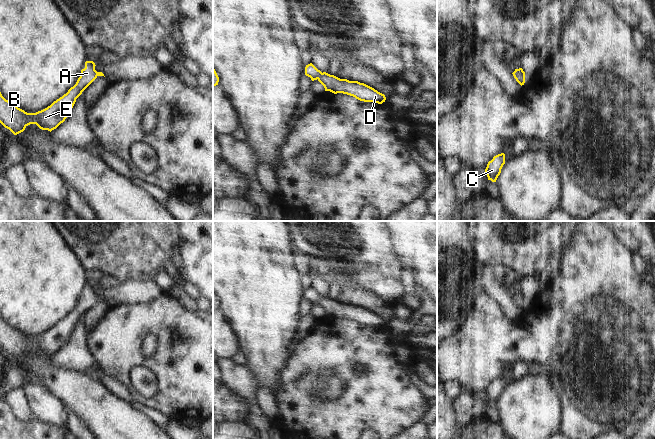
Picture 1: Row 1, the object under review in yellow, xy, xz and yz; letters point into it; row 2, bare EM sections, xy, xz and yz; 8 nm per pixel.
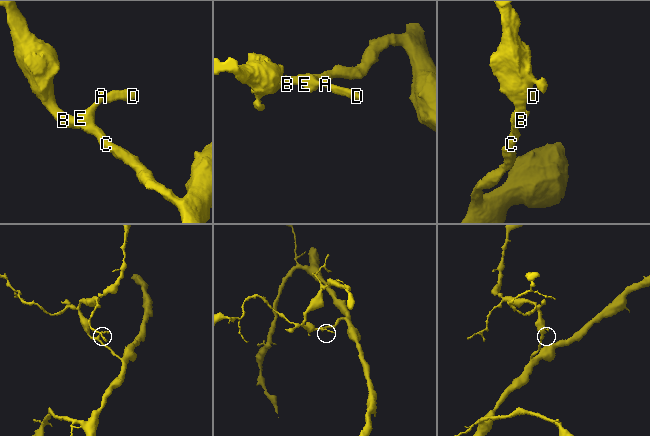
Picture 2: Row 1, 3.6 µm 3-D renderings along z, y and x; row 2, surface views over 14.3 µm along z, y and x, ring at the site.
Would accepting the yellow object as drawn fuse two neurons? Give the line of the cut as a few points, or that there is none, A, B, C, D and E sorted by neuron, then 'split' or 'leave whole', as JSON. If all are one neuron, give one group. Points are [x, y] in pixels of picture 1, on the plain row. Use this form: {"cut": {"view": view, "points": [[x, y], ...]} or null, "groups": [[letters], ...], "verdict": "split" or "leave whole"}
{"cut": null, "groups": [["A", "B", "C", "D", "E"]], "verdict": "leave whole"}

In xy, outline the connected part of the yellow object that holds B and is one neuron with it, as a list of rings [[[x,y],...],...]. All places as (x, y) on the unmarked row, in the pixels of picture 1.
[[[86,285],[76,308],[50,330],[36,337],[27,337],[18,332],[0,316],[0,347],[14,359],[23,356],[30,348],[36,348],[40,353],[51,356],[65,345],[82,316],[98,300],[104,300],[102,296],[95,294],[95,290],[93,285]]]

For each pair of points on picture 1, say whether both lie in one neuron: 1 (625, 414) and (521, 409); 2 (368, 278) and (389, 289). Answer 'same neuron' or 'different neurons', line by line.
1: different neurons
2: same neuron

